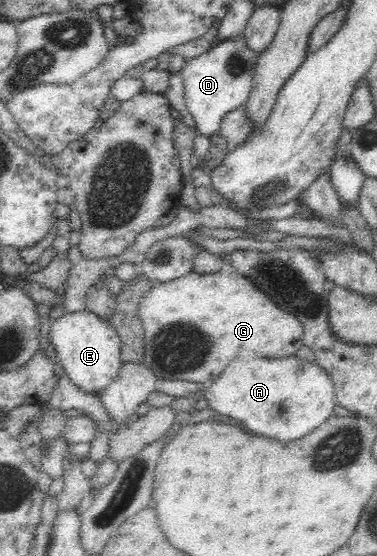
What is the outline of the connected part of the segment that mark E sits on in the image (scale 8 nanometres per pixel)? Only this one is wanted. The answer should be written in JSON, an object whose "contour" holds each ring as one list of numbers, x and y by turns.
{"contour":[[84,309,60,316,51,322,48,332,53,358,60,362,64,373,78,389,98,394,116,378,121,367,122,341,108,321]]}

